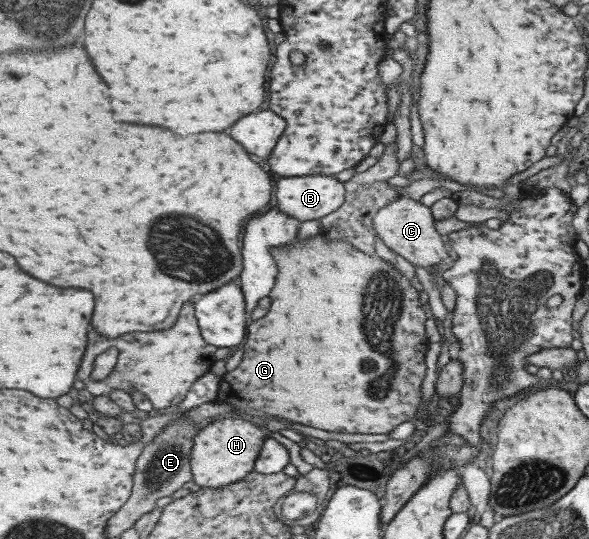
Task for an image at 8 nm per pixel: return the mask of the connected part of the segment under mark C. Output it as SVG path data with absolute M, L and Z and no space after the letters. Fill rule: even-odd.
M400 195L393 203L385 205L375 215L373 225L378 235L381 235L381 239L393 251L397 251L399 257L409 261L412 266L423 267L426 270L447 257L441 235L437 235L437 231L433 227L433 219L429 215L429 209L425 207L425 204L421 205L420 201Z

